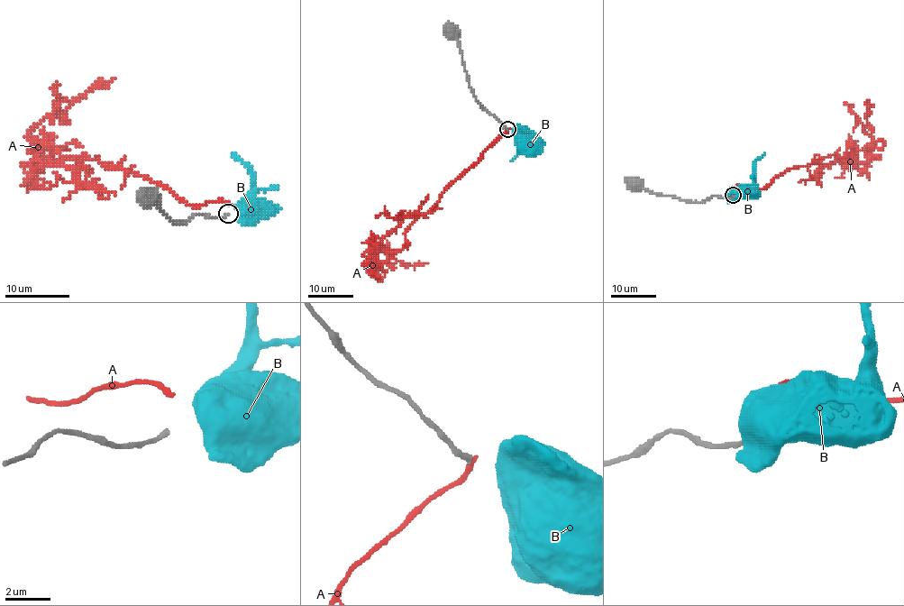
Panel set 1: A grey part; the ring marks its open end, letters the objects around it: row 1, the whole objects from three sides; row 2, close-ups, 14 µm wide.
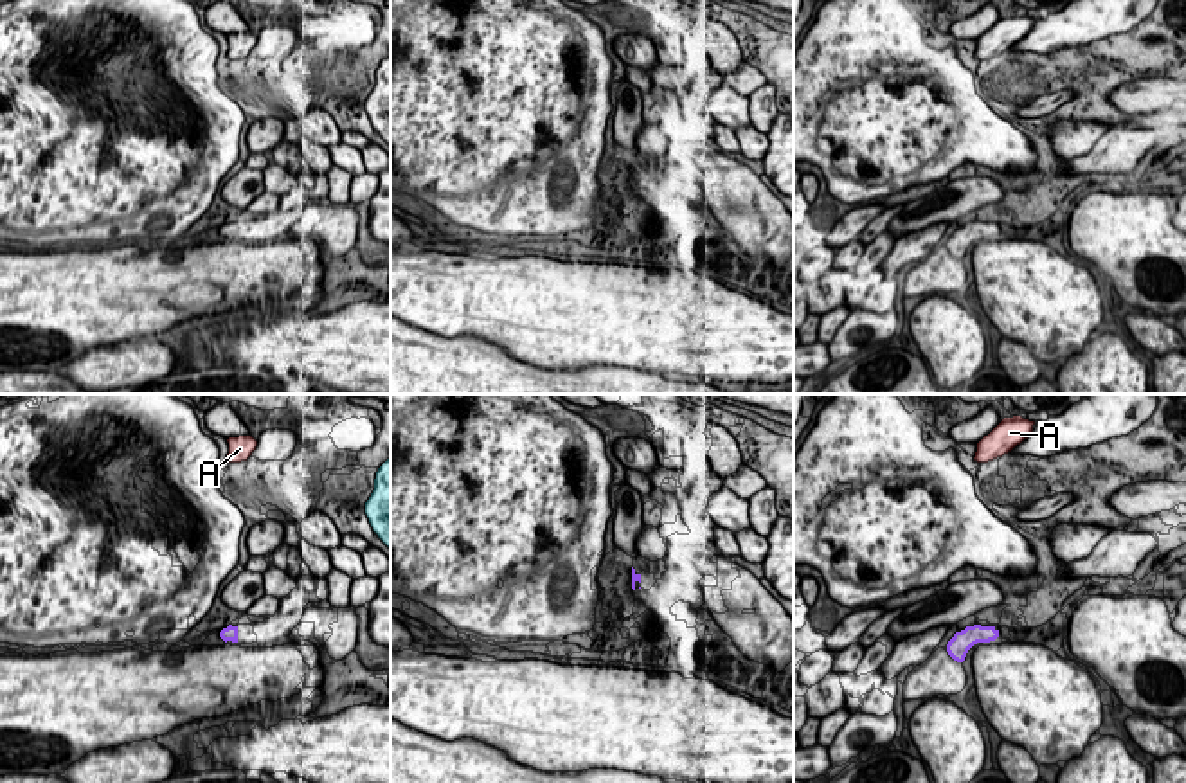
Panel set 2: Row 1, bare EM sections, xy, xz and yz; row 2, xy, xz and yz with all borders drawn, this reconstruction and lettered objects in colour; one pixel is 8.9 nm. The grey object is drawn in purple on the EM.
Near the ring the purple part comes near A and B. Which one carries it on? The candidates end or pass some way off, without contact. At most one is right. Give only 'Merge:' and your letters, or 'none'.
Merge: none

